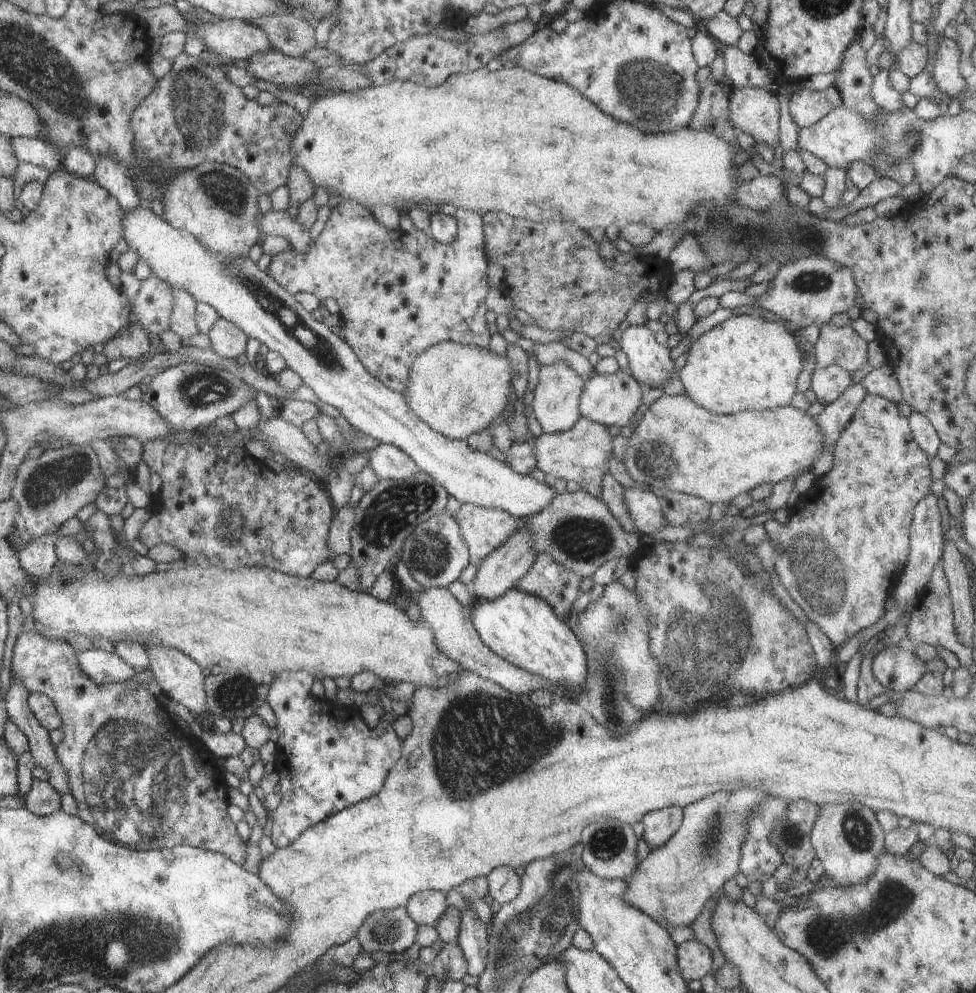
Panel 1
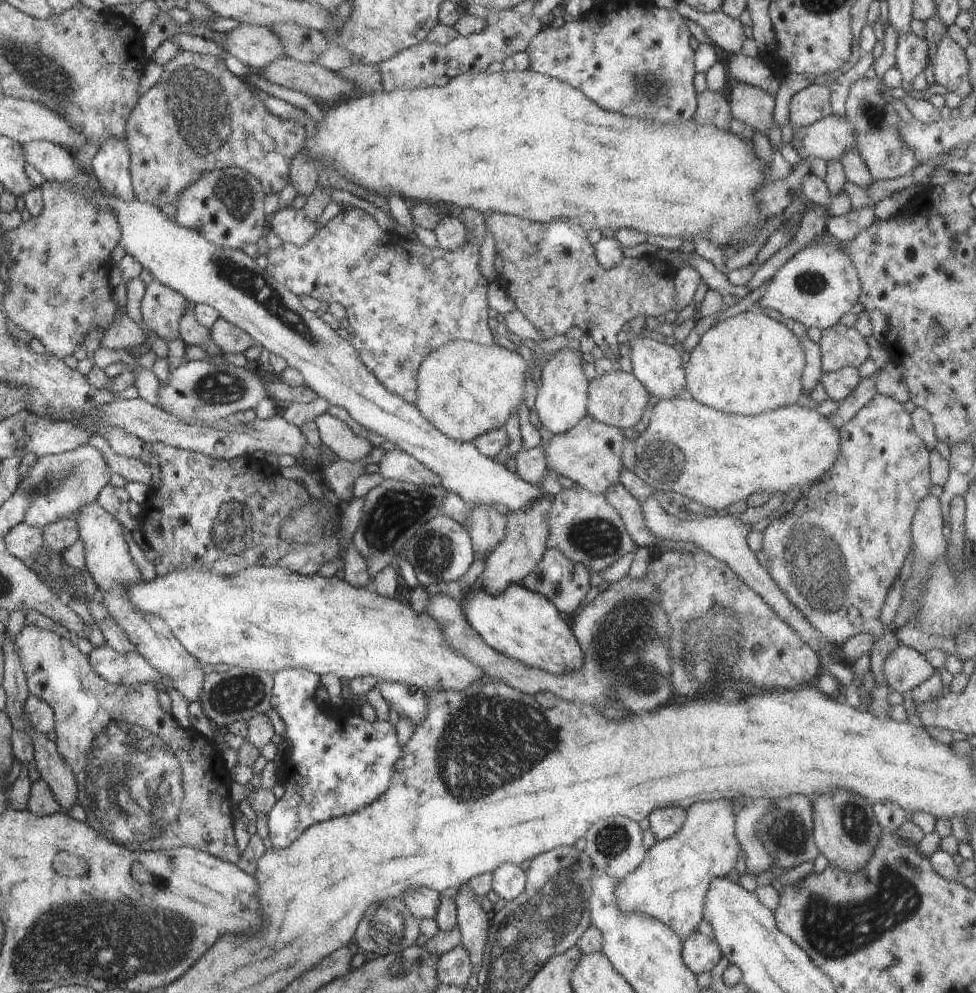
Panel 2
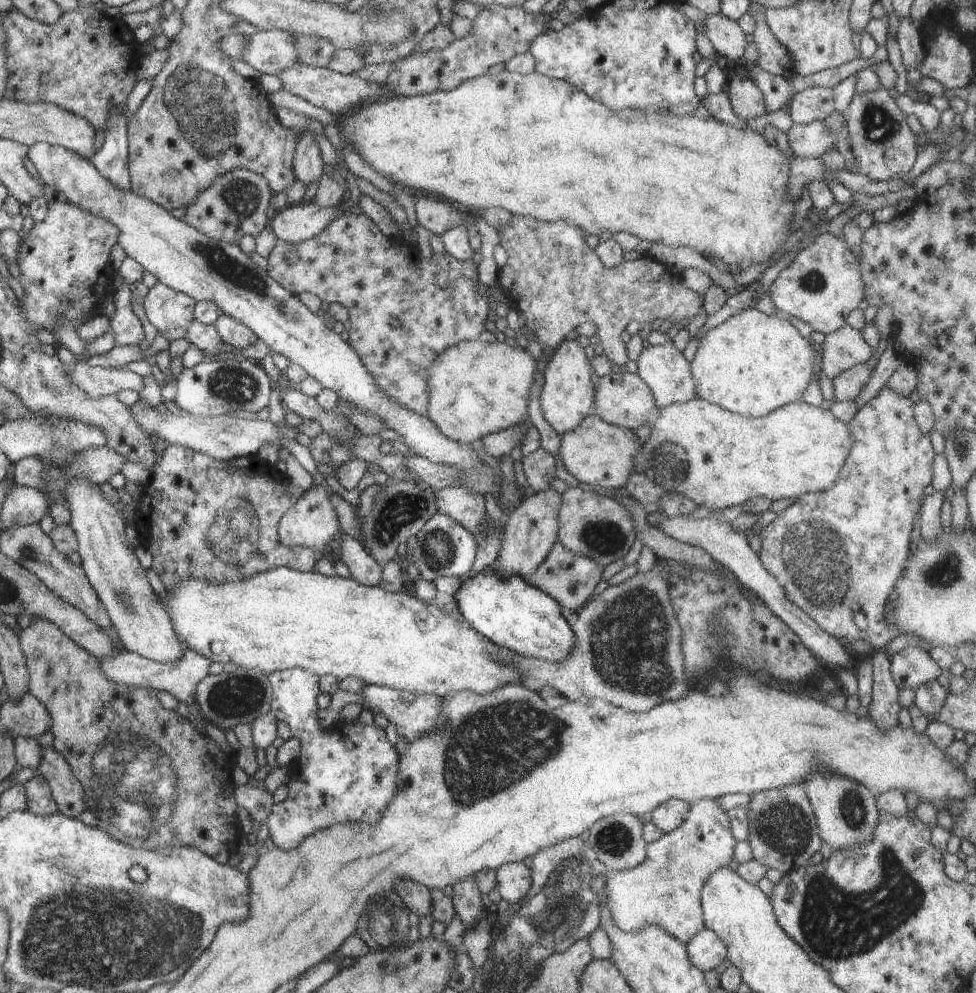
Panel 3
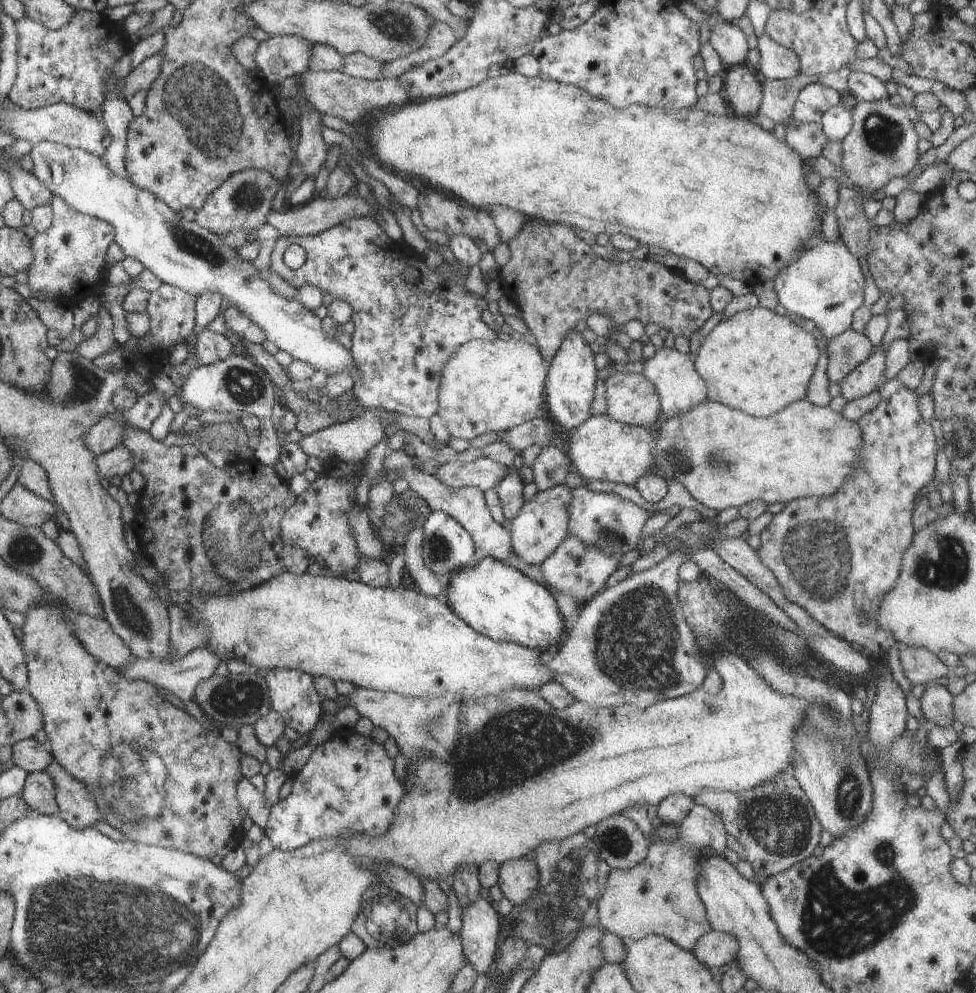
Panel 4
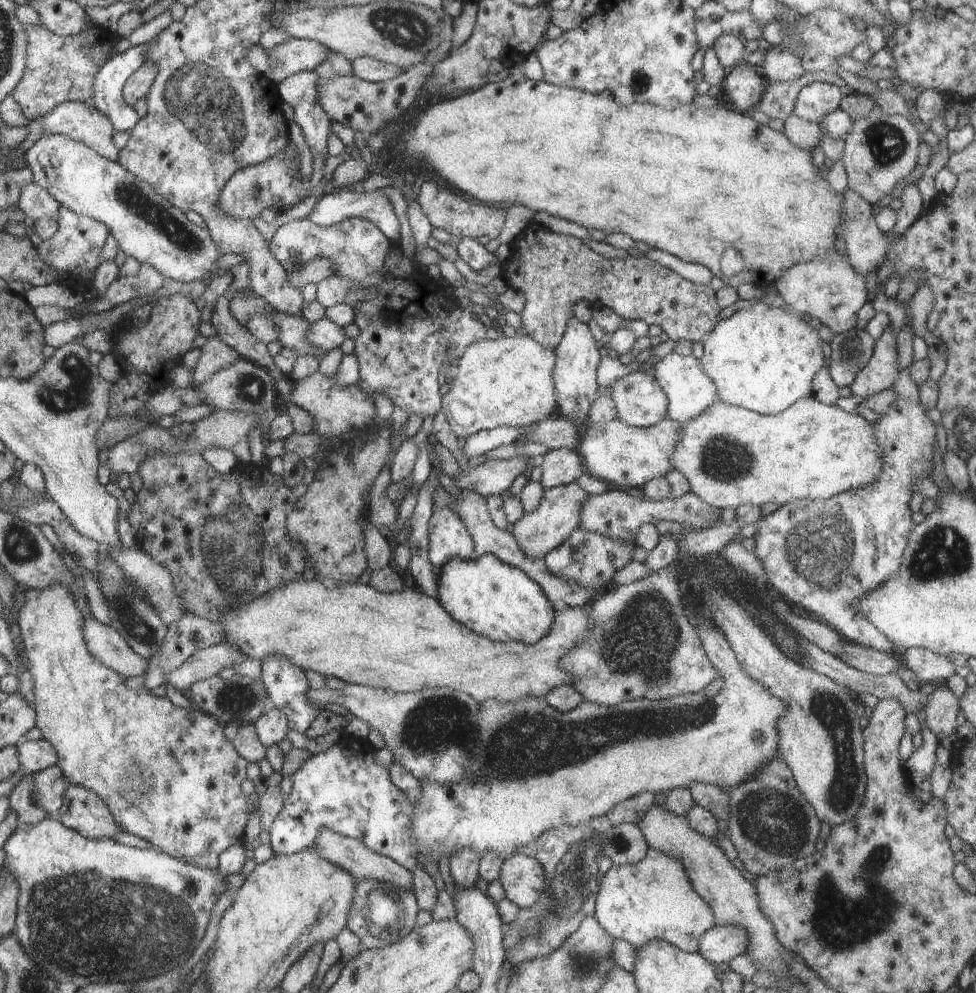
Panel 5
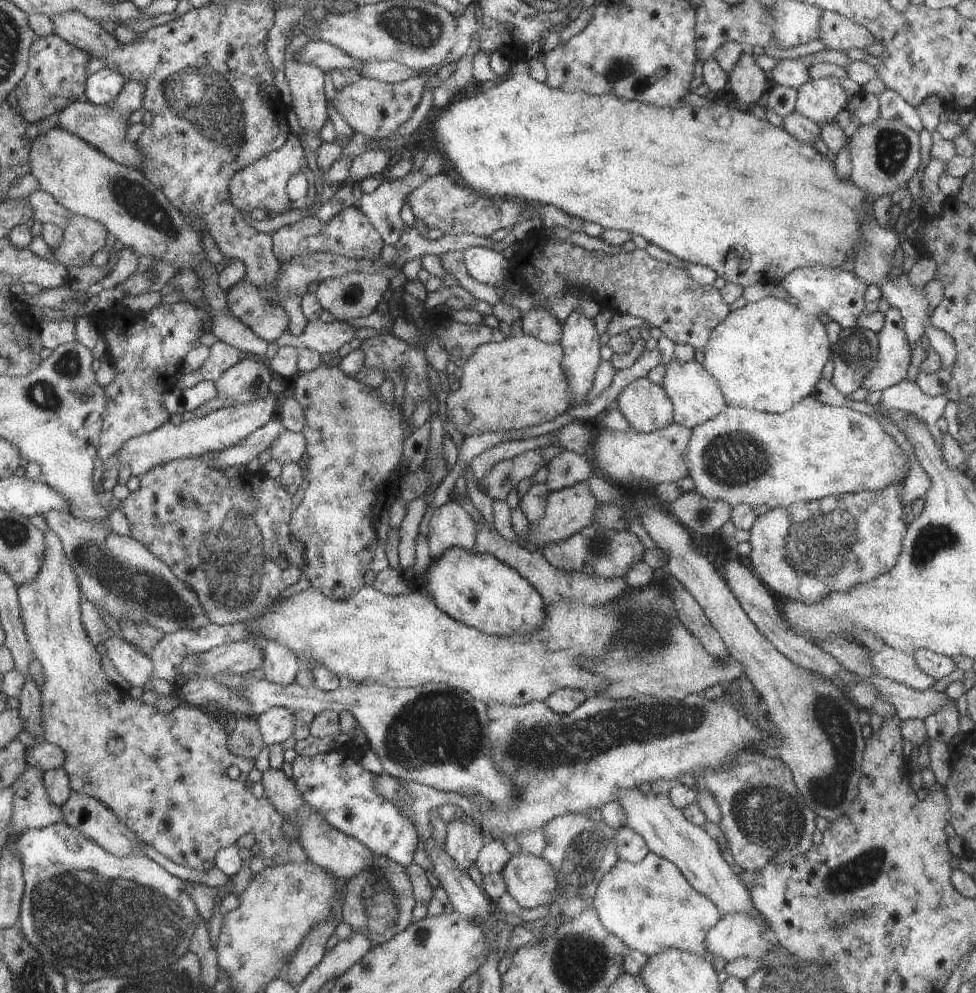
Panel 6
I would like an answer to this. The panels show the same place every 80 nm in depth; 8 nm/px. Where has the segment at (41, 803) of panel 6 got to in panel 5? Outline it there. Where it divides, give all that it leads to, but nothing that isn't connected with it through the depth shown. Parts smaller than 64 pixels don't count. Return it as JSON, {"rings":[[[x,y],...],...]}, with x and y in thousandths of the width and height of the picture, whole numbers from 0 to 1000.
{"rings":[[[25,778],[23,785],[12,794],[12,800],[9,803],[9,812],[18,822],[17,832],[27,832],[27,830],[35,832],[49,823],[43,816],[43,812],[39,812],[33,806],[33,798],[35,798],[35,783]]]}

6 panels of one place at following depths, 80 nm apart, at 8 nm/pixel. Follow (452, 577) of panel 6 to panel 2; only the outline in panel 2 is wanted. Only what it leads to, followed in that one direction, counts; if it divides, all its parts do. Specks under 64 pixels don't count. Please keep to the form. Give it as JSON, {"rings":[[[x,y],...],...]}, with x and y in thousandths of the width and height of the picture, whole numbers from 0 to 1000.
{"rings":[[[523,587],[509,599],[490,590],[480,594],[471,608],[481,629],[502,653],[540,669],[542,673],[549,672],[571,680],[596,671],[597,657],[579,619],[556,598],[534,587]]]}

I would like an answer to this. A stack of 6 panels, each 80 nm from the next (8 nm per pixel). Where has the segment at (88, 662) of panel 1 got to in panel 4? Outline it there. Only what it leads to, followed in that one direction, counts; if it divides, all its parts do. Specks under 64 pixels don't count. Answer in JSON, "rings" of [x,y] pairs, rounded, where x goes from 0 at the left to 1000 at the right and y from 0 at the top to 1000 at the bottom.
{"rings":[[[209,652],[197,655],[194,660],[180,667],[164,666],[160,663],[152,665],[135,663],[132,670],[124,676],[121,675],[121,677],[132,686],[150,686],[160,693],[170,694],[190,709],[197,705],[199,694],[203,691],[203,688],[219,680],[219,675],[227,666],[230,665],[220,657],[217,657],[213,652]]]}

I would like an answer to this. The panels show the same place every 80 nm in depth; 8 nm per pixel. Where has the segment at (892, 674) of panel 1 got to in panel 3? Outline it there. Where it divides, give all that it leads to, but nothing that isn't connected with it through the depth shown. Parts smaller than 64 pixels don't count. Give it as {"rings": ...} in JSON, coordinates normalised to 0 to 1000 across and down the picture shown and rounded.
{"rings":[[[929,651],[916,659],[911,674],[921,695],[941,693],[959,686],[961,681],[968,678],[952,660],[952,656],[938,651]]]}

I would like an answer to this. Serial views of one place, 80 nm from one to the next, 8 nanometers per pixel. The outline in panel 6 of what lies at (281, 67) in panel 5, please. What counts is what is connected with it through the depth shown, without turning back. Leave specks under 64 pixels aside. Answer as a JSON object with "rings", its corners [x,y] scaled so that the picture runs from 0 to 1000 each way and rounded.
{"rings":[[[316,40],[316,44],[305,52],[303,56],[309,64],[324,66],[333,75],[336,70],[352,70],[352,68],[363,68],[365,73],[371,73],[372,61],[363,60],[361,56],[355,55],[348,48],[340,46],[331,41]]]}

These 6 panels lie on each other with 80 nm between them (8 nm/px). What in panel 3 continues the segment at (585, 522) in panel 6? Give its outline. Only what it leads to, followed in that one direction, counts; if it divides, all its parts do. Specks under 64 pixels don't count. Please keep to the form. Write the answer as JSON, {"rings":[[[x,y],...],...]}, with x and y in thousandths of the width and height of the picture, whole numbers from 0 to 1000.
{"rings":[[[564,491],[558,494],[548,494],[542,501],[538,499],[533,510],[519,519],[515,533],[515,547],[511,556],[511,570],[506,576],[513,581],[520,579],[541,580],[545,573],[550,573],[559,564],[570,546],[573,546],[573,510],[576,498]]]}

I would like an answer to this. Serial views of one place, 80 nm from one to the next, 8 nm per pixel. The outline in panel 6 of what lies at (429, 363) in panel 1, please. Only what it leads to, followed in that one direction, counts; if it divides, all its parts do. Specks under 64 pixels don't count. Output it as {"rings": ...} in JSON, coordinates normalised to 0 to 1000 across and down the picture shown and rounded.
{"rings":[[[542,337],[518,339],[513,344],[500,344],[486,352],[467,378],[464,393],[457,401],[459,421],[475,440],[500,434],[525,434],[568,423],[584,412],[584,395],[580,377],[574,369],[574,346],[559,346]]]}

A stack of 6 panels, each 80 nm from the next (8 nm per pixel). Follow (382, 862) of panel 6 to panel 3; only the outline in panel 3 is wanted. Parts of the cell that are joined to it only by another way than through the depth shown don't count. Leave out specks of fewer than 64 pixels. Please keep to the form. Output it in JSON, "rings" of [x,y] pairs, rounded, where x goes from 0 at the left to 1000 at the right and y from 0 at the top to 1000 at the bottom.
{"rings":[[[404,896],[387,899],[375,907],[373,918],[369,921],[364,939],[379,957],[412,957],[430,946],[429,922],[416,912]]]}

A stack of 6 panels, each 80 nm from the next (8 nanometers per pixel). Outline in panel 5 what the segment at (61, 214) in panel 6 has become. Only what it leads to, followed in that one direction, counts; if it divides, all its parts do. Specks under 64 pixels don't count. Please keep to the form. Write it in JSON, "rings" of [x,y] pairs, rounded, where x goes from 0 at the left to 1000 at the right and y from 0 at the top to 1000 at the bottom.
{"rings":[[[36,182],[23,189],[17,207],[24,212],[24,217],[30,224],[39,222],[39,220],[55,220],[57,222],[59,209],[61,209],[61,205]]]}

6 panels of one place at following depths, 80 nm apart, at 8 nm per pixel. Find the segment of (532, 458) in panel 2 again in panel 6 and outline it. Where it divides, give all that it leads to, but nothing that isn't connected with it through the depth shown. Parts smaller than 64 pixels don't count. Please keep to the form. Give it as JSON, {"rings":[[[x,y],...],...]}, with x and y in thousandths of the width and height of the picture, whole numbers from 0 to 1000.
{"rings":[[[578,453],[558,469],[563,473],[558,487],[564,494],[589,489],[609,479],[609,468],[605,462],[585,454]]]}

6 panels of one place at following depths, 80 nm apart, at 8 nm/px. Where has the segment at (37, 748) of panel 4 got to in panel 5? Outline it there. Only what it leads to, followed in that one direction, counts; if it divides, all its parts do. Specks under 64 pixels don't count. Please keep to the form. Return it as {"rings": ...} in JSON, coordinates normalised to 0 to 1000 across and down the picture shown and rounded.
{"rings":[[[45,744],[39,746],[23,745],[16,751],[16,761],[25,778],[35,780],[59,768],[57,755]]]}

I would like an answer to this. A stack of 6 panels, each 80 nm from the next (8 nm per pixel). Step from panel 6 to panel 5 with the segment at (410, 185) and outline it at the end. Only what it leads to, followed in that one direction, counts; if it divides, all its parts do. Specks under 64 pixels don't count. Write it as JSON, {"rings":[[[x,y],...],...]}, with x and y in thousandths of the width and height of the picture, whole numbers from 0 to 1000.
{"rings":[[[338,190],[330,197],[323,207],[320,209],[314,222],[318,222],[320,226],[334,230],[340,228],[340,226],[346,226],[355,220],[373,220],[378,224],[381,224],[384,228],[387,228],[389,234],[400,242],[400,244],[405,244],[410,236],[410,226],[406,216],[404,216],[404,209],[402,208],[402,203],[398,201],[398,197],[391,193],[391,190],[383,191],[382,193],[370,193],[370,194],[359,194],[357,191],[352,190],[346,192],[343,190]]]}

